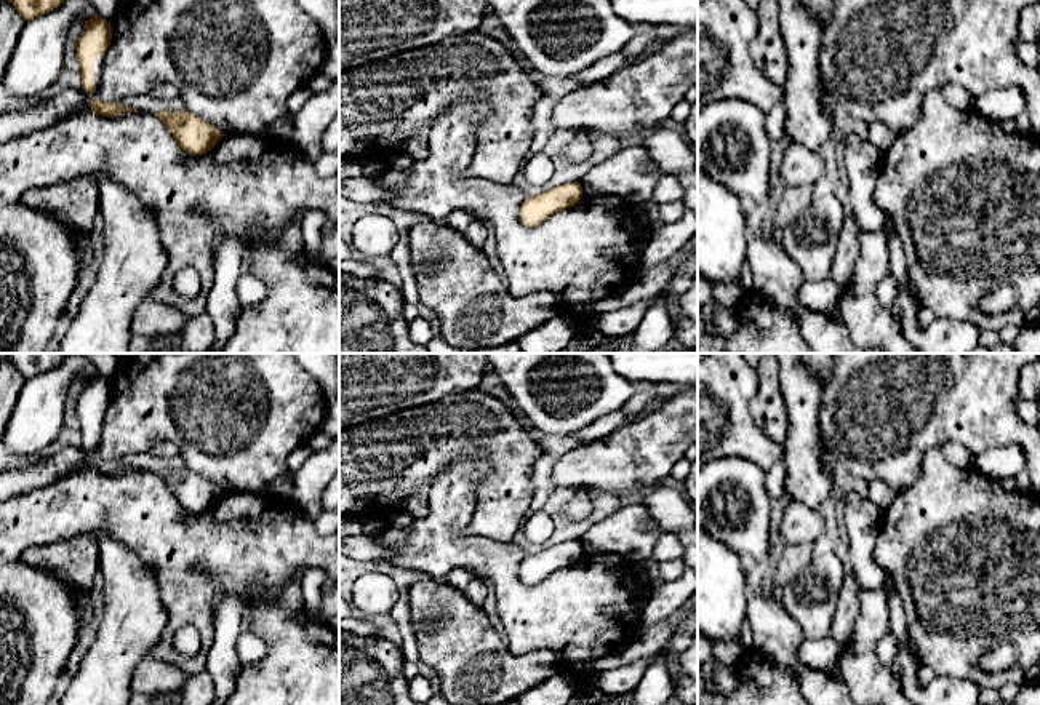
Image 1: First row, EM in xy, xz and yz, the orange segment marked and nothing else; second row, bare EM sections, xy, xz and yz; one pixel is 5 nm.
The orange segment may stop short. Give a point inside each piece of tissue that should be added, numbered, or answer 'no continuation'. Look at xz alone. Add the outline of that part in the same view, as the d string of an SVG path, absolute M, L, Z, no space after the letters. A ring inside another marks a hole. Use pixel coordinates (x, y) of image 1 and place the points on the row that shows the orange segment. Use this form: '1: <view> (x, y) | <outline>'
no continuation

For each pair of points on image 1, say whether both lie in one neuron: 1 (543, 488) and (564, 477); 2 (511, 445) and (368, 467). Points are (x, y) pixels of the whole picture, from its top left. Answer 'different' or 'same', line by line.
1: different
2: same

